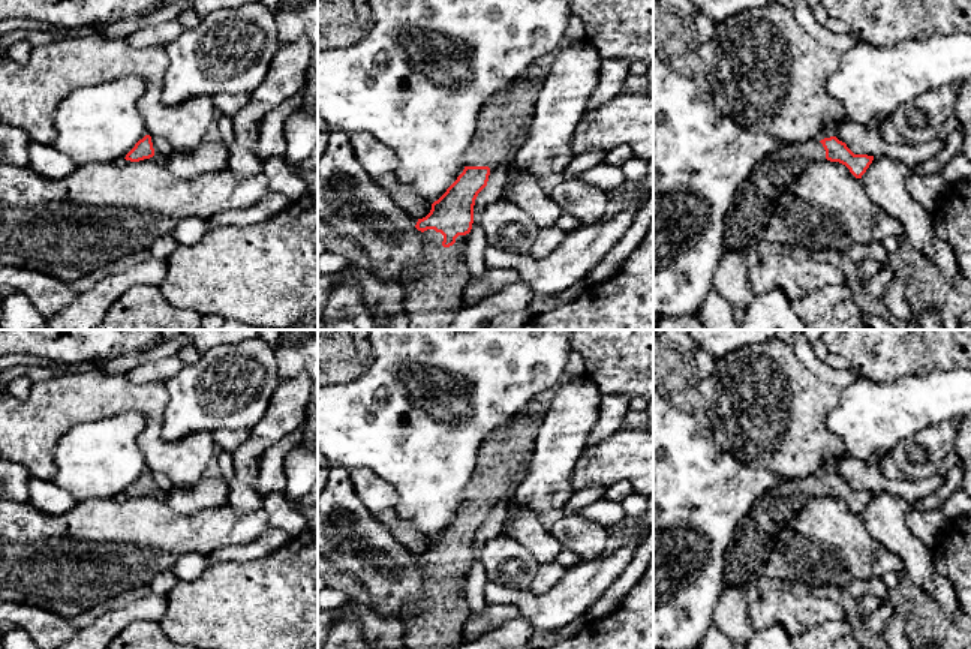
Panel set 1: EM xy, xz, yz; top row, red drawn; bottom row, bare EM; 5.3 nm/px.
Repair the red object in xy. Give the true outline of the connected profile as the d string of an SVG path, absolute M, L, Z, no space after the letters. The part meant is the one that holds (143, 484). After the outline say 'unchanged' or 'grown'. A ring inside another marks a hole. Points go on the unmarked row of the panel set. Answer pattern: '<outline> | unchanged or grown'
M145 471L142 475L139 475L135 483L126 490L126 496L130 498L139 498L144 495L150 495L154 492L154 484L151 478L151 472Z | unchanged

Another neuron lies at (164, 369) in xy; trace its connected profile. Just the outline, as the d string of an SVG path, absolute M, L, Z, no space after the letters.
M171 355L151 363L139 363L127 373L127 378L135 384L165 382L177 375L183 366L177 355Z

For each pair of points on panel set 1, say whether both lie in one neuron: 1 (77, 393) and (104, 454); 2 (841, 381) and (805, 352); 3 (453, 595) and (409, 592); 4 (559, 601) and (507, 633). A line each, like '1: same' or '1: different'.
1: different
2: same
3: different
4: different

